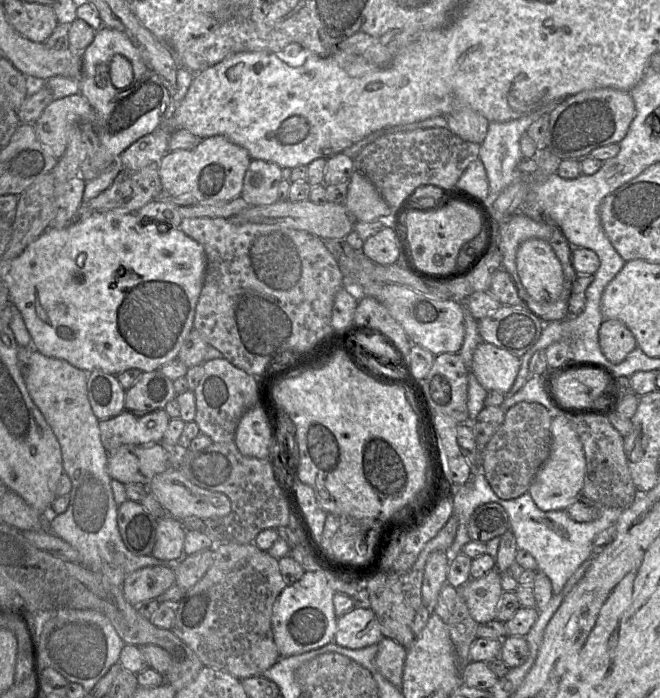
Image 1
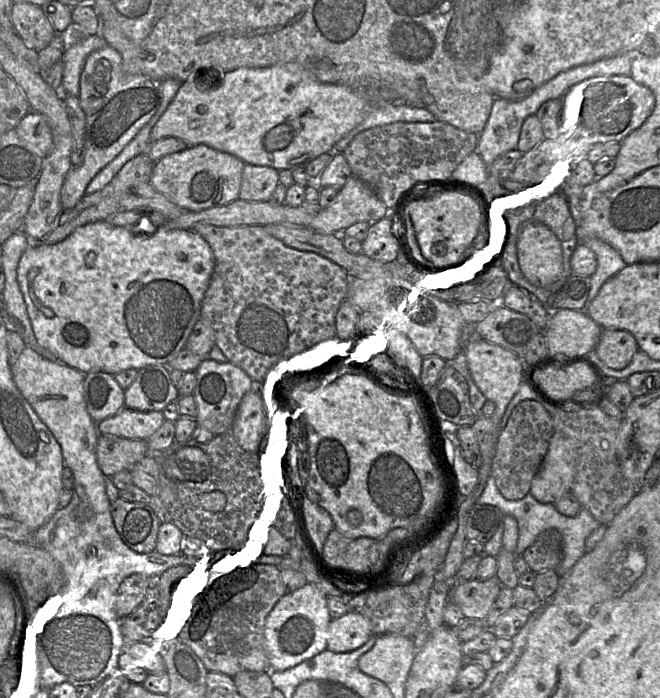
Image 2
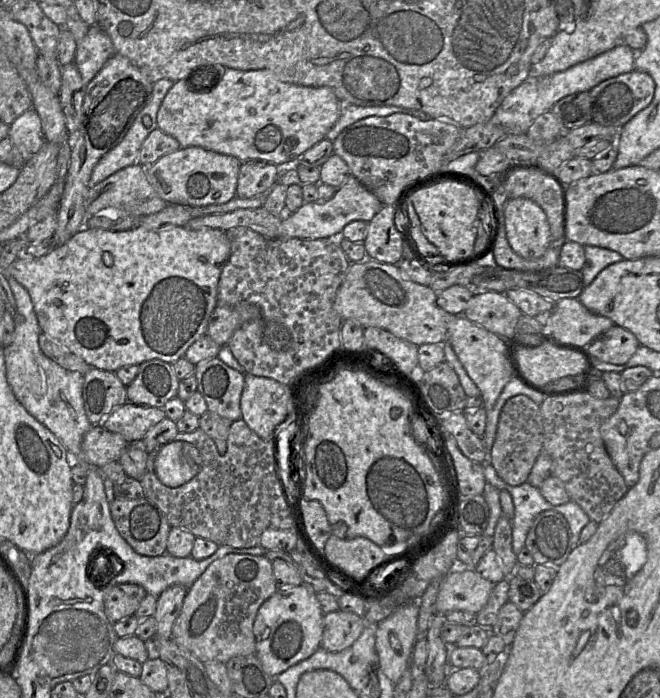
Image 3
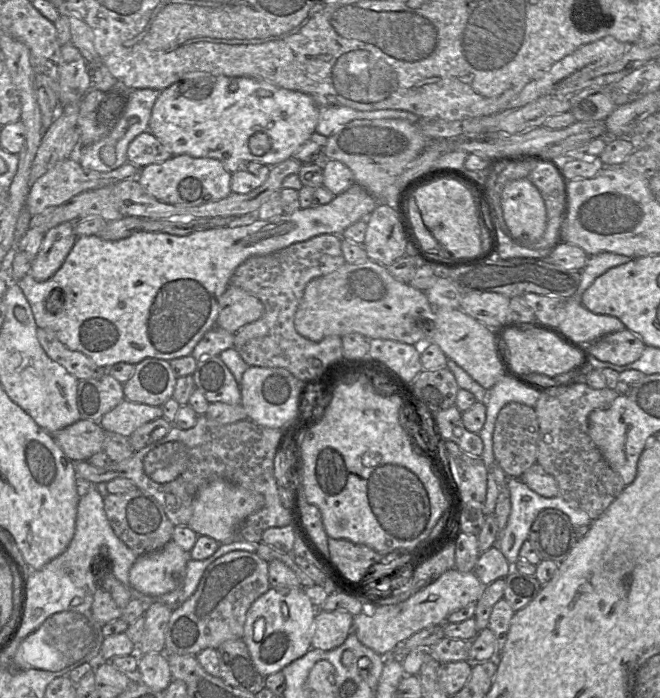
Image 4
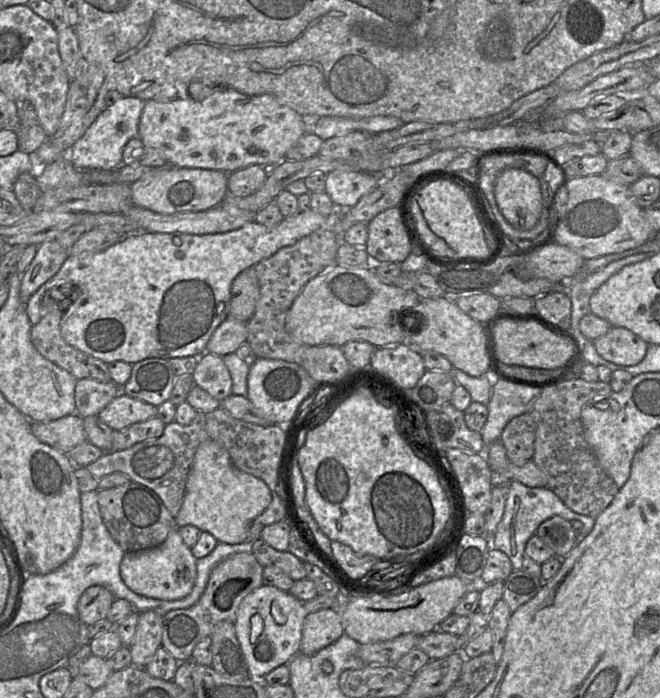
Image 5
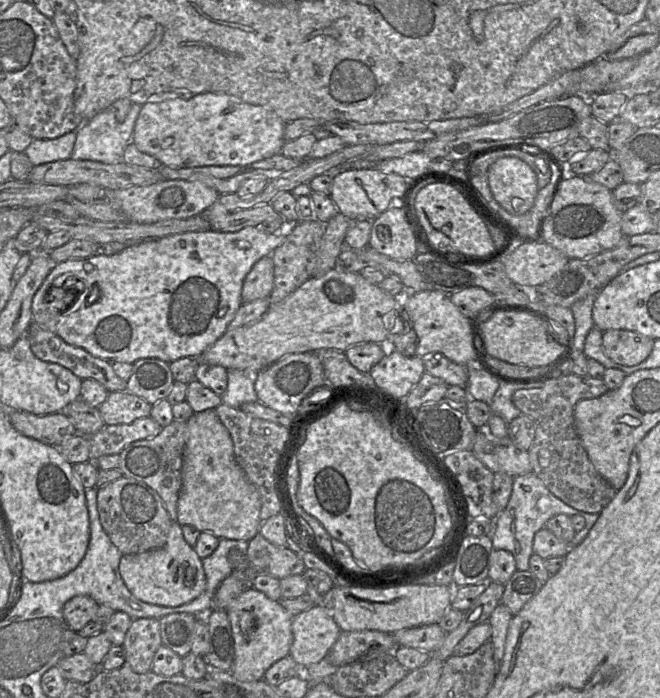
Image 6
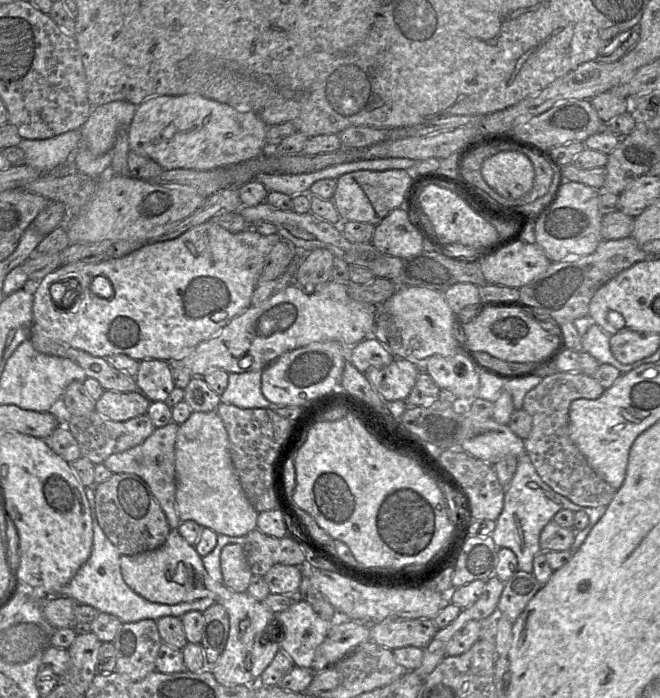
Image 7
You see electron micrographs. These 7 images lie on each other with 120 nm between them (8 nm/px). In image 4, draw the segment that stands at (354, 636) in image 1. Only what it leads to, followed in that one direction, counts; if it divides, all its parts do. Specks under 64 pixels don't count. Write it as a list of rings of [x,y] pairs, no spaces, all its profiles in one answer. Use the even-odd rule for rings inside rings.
[[[321,611],[315,616],[311,646],[330,651],[341,646],[352,633],[353,616],[347,612]]]

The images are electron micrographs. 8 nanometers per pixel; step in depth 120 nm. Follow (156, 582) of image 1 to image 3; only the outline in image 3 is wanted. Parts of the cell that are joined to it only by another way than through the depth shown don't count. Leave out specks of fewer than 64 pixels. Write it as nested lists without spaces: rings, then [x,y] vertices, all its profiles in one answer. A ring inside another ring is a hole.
[[[118,584],[110,589],[104,598],[104,611],[111,623],[134,615],[142,599],[147,595],[145,589],[137,584]]]

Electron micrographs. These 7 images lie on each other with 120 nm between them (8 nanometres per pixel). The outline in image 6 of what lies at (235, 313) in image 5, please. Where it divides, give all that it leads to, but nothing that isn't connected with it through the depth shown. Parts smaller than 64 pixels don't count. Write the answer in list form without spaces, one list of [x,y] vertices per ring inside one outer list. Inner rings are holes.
[[[271,255],[258,260],[247,274],[242,286],[242,303],[268,298],[274,284],[274,265]]]

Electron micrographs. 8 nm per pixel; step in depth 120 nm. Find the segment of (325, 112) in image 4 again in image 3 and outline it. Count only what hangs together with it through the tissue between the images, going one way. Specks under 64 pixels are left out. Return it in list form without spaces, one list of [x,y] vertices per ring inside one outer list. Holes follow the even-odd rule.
[[[342,104],[339,118],[326,134],[327,139],[333,141],[338,134],[347,126],[369,116],[389,116],[392,114],[406,114],[420,120],[427,121],[431,117],[421,110],[408,109],[398,106],[358,106],[353,104]]]

